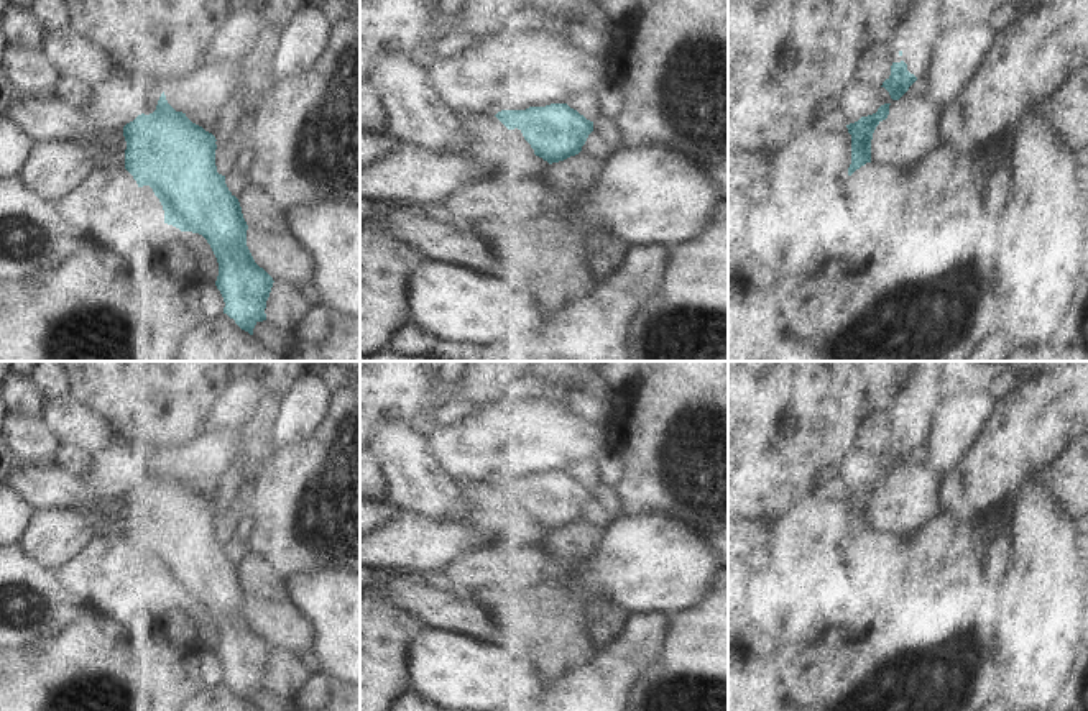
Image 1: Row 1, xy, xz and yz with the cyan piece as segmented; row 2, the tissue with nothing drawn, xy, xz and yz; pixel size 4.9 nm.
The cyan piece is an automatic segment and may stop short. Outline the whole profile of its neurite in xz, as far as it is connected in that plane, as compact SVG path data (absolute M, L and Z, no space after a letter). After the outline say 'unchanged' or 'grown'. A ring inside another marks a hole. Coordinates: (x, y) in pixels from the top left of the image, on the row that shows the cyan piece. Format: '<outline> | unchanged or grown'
M567 103L501 110L495 117L508 130L518 128L534 149L534 154L549 164L579 154L593 131L593 122Z | unchanged

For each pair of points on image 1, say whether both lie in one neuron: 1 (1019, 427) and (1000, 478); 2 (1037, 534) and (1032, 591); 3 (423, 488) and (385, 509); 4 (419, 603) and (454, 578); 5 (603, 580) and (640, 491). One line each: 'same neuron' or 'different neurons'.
1: same neuron
2: same neuron
3: different neurons
4: different neurons
5: different neurons

